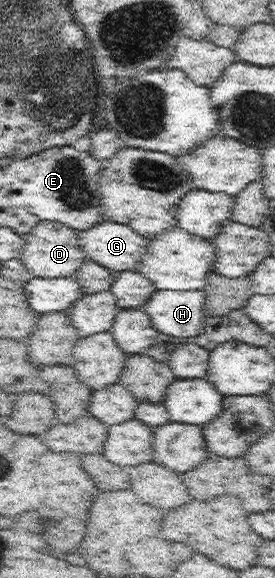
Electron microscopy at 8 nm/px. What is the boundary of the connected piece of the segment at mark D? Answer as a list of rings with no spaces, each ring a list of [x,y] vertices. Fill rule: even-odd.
[[[60,221],[40,222],[26,236],[23,252],[24,264],[35,278],[74,277],[88,261],[86,252],[80,245],[80,232]]]

